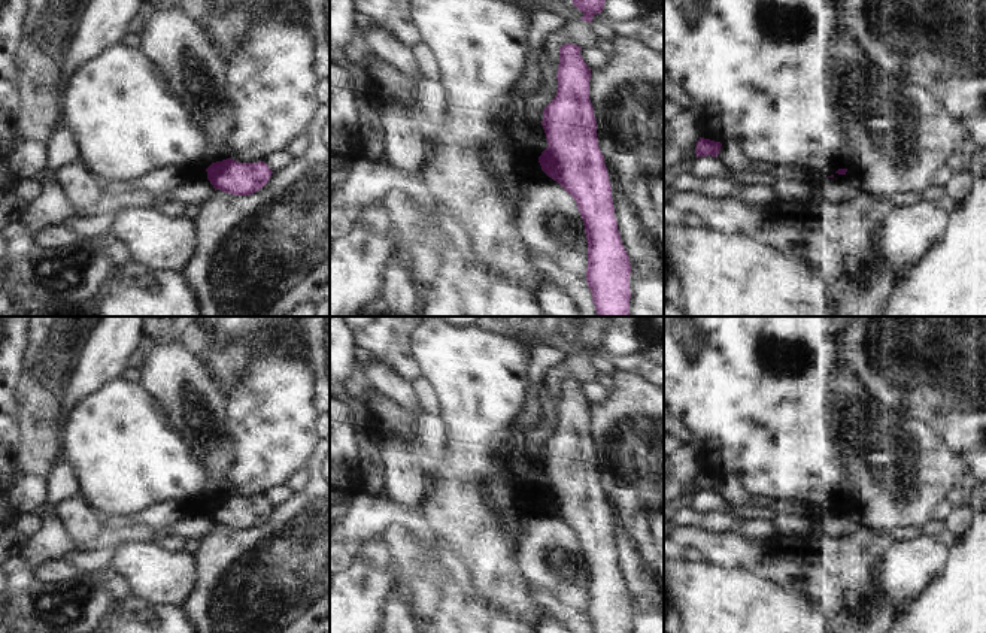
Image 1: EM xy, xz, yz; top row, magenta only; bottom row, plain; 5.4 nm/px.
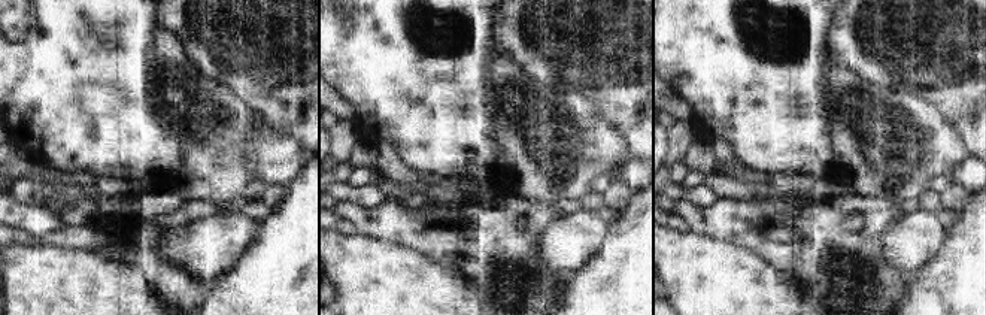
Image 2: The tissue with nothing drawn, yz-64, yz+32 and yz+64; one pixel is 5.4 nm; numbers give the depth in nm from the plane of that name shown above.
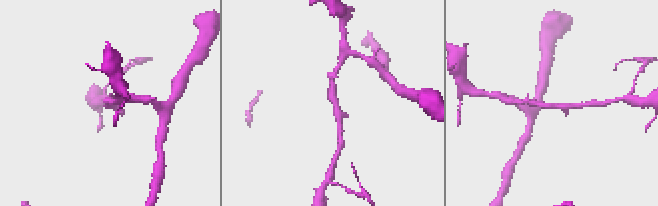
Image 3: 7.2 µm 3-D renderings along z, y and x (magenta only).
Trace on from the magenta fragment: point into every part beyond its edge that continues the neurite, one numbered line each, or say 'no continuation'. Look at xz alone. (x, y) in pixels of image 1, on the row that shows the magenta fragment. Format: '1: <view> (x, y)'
no continuation

